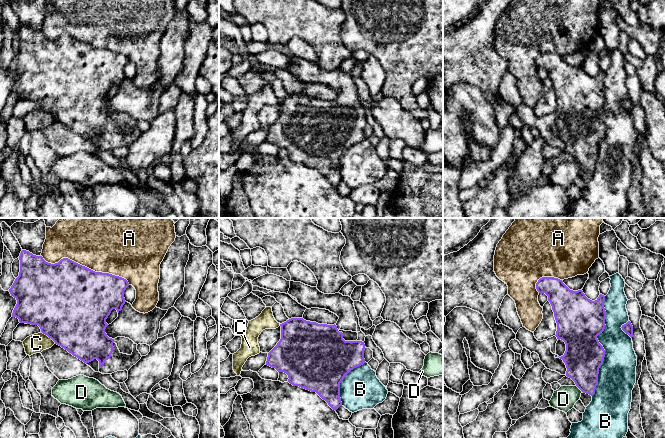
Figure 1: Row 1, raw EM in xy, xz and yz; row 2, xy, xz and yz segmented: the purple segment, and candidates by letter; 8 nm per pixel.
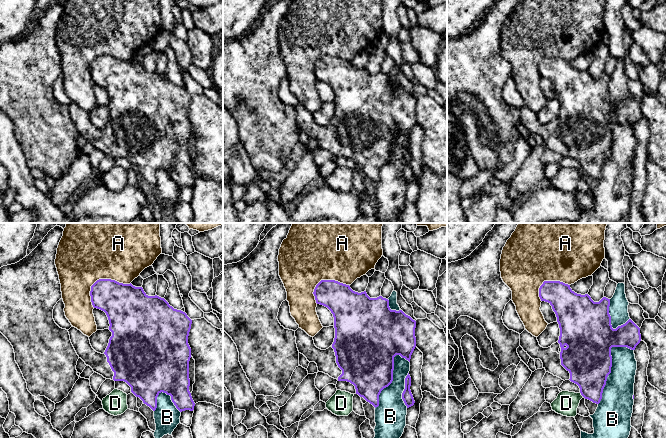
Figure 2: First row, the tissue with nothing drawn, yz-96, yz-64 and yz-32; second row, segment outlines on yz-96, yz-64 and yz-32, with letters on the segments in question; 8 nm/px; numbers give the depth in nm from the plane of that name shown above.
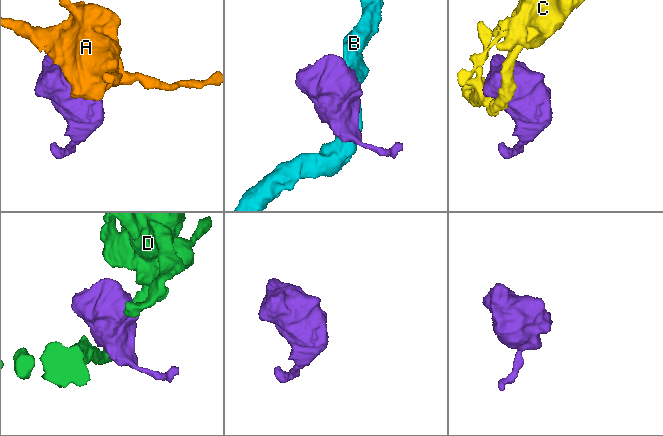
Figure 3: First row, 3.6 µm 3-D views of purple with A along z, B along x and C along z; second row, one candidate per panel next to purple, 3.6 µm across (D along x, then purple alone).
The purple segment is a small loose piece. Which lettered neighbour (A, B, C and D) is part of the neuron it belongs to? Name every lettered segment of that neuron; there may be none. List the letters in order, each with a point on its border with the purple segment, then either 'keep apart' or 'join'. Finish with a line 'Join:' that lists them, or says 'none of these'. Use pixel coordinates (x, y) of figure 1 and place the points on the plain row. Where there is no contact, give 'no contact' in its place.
A: meets purple in xy at (84, 42); keep apart
B: meets purple in yz at (602, 122); keep apart
C: meets purple in xy at (48, 112); keep apart
D: meets purple in yz at (579, 164); keep apart
Join: none of these

